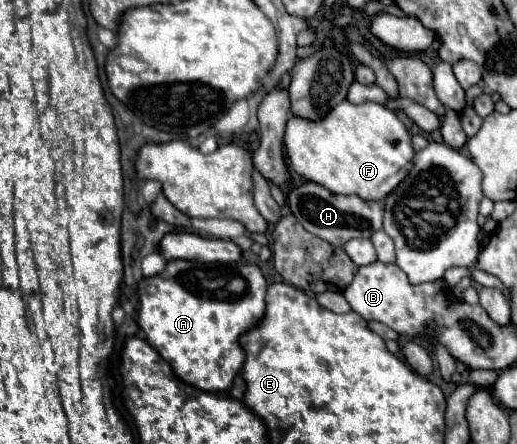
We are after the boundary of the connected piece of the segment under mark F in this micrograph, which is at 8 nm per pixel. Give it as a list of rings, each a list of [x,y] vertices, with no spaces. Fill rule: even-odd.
[[[347,99],[319,121],[291,115],[285,127],[283,149],[291,169],[307,181],[315,181],[331,189],[331,193],[355,193],[377,201],[383,201],[407,177],[415,153],[409,131],[393,111],[373,101],[353,105]]]

